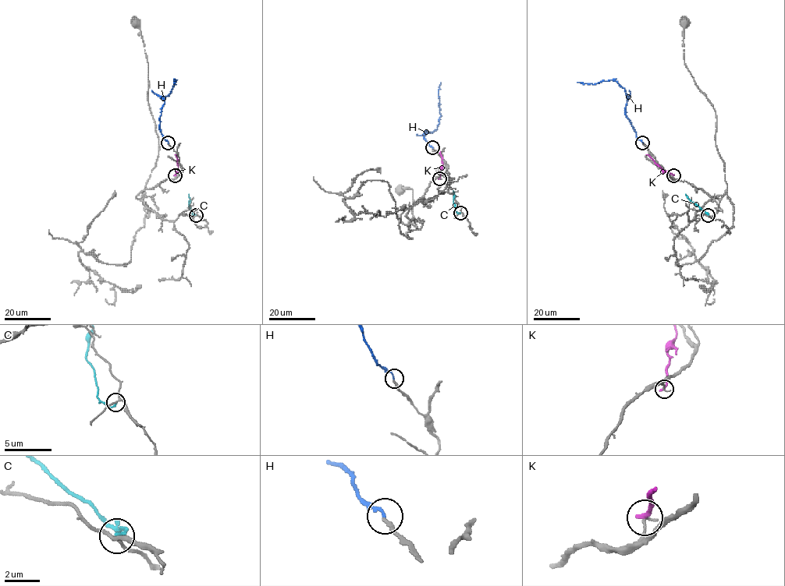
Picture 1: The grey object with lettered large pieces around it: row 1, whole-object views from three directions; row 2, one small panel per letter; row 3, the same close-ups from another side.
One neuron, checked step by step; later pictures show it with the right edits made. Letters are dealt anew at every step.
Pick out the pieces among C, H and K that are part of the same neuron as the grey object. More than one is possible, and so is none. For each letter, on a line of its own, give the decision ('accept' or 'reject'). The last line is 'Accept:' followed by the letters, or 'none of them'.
C: reject
H: accept
K: reject
Accept: H

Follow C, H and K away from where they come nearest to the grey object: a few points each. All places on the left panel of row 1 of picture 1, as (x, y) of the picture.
C: (196, 215), (191, 213), (188, 206), (189, 194)
H: (168, 142), (159, 128), (159, 117), (164, 98), (175, 79), (174, 83), (176, 82)
K: (175, 175), (178, 166), (175, 154)

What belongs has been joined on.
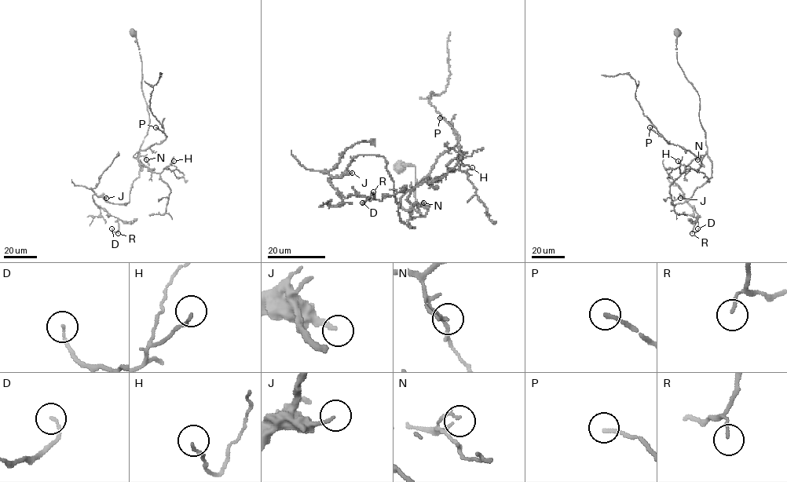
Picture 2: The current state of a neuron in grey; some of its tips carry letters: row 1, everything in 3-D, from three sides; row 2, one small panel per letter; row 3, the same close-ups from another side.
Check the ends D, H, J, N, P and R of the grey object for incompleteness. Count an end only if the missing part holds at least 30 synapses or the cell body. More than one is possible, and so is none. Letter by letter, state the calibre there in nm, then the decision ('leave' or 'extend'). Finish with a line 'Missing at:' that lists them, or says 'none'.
D: calibre 100 nm; leave
H: calibre 140 nm; leave
J: calibre 170 nm; leave
N: calibre 120 nm; leave
P: calibre 150 nm; extend
R: calibre 120 nm; leave
Missing at: P

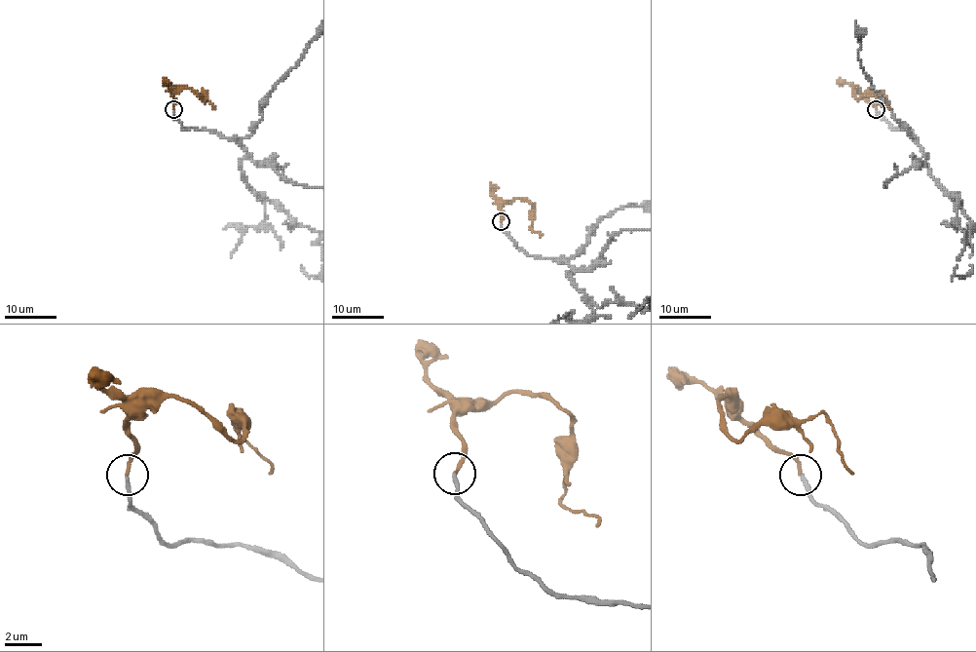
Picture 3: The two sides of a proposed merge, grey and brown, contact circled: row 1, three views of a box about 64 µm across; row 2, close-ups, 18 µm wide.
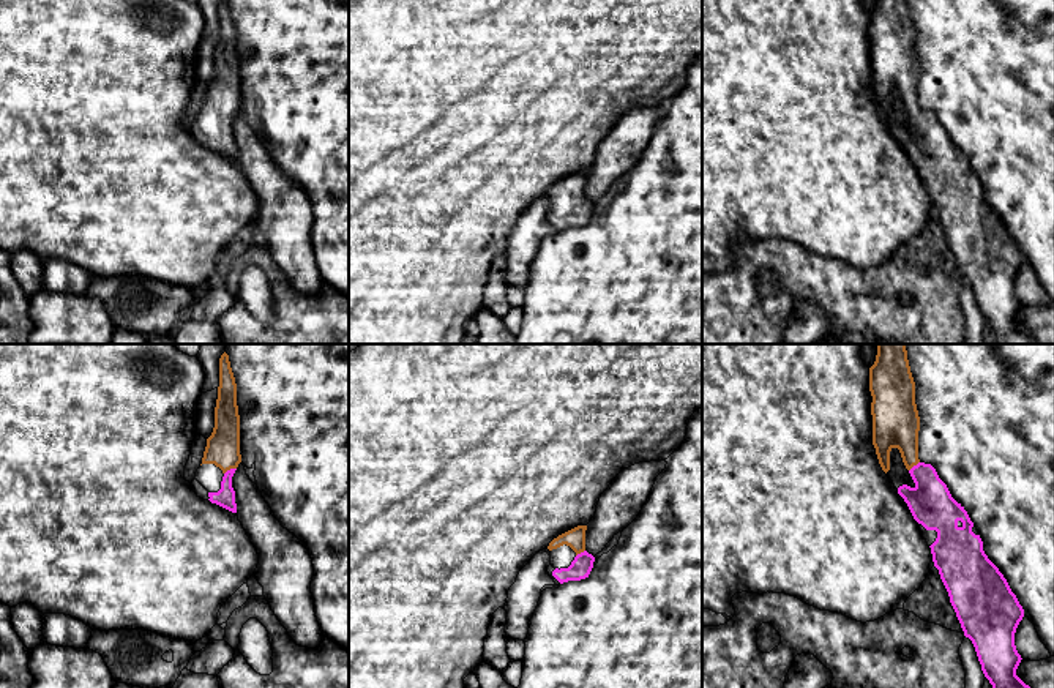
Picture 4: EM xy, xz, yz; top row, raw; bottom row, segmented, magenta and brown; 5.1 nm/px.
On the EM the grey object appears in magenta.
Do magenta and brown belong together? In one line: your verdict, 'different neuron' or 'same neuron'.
same neuron

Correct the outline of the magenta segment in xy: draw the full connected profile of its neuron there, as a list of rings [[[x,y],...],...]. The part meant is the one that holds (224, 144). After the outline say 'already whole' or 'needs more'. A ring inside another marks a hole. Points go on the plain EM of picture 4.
[[[229,2],[219,5],[219,33],[215,54],[215,74],[207,85],[202,110],[215,110],[224,120],[221,136],[208,139],[208,147],[232,159],[237,159],[232,123],[241,109],[240,101],[240,62],[237,52],[237,30]]]; needs more

